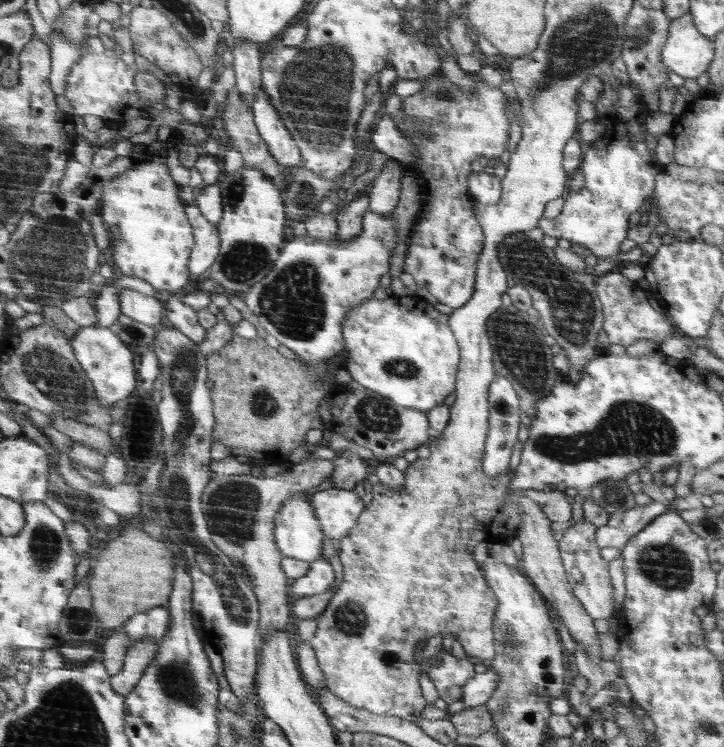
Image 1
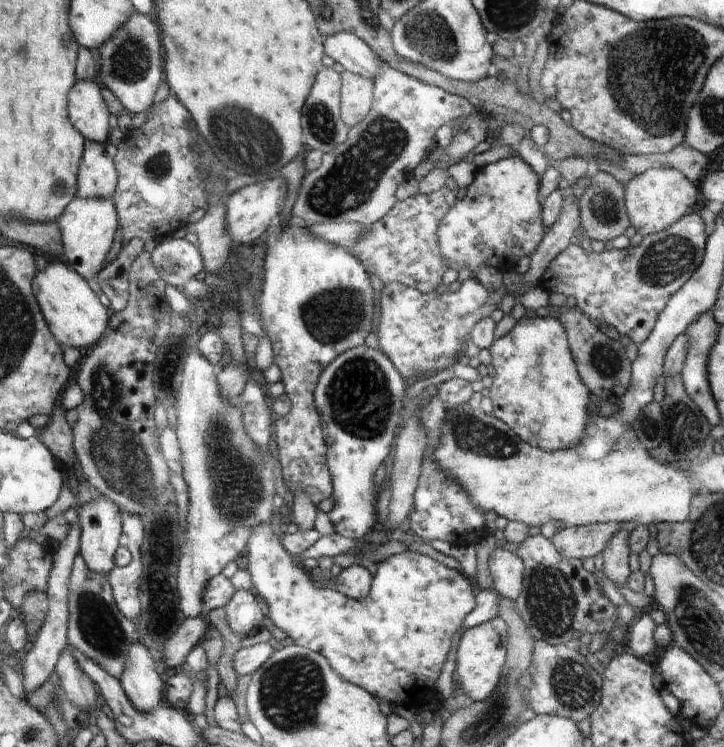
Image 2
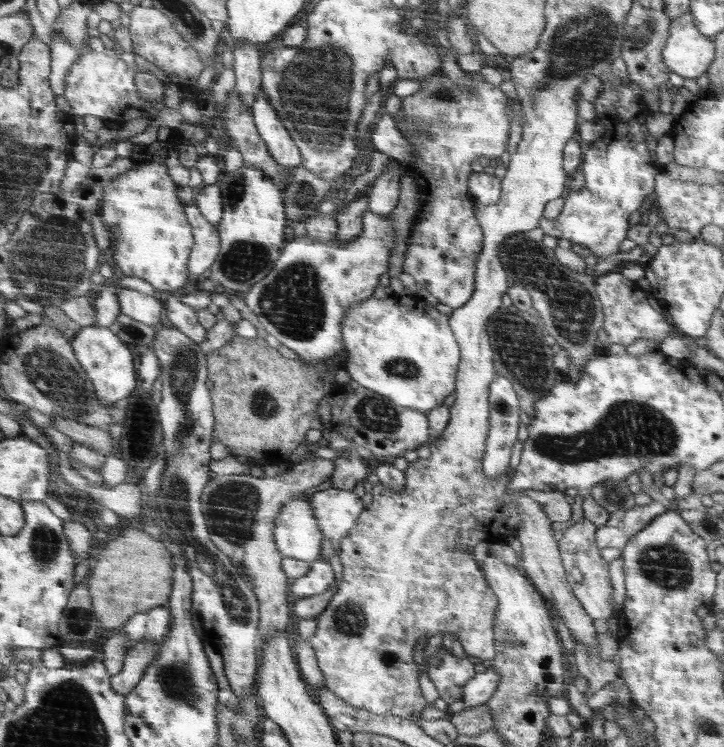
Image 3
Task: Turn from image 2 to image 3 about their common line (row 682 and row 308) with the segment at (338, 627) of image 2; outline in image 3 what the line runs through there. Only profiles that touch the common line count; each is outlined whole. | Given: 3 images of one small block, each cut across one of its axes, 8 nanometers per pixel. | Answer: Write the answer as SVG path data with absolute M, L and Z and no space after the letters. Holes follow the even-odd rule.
M418 294L387 299L371 296L347 310L341 331L348 352L345 369L352 381L391 403L427 414L442 406L442 400L454 392L460 349L448 326L448 315L428 306Z

